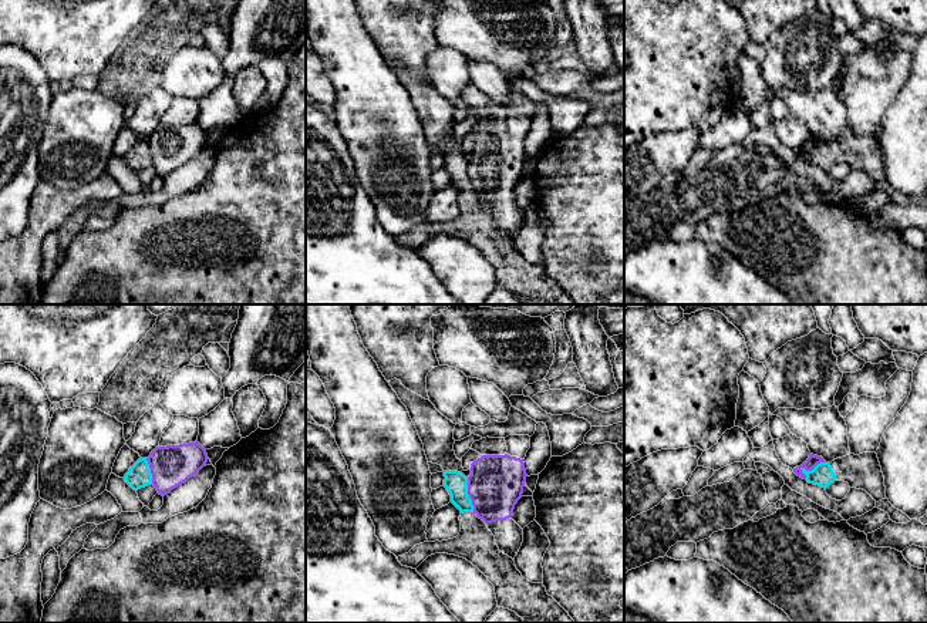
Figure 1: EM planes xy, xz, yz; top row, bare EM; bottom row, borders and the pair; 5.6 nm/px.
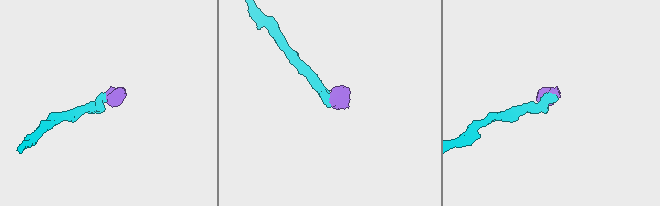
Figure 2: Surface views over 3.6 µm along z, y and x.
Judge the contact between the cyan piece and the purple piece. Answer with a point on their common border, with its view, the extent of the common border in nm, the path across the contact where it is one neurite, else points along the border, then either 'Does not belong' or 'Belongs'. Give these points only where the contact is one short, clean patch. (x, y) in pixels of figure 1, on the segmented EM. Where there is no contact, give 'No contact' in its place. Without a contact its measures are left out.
Touches cyan at yz (813, 468). Shared border 160 nm. Boundary: yz (825, 461), (821, 461), (811, 470), (799, 468). Does not belong

